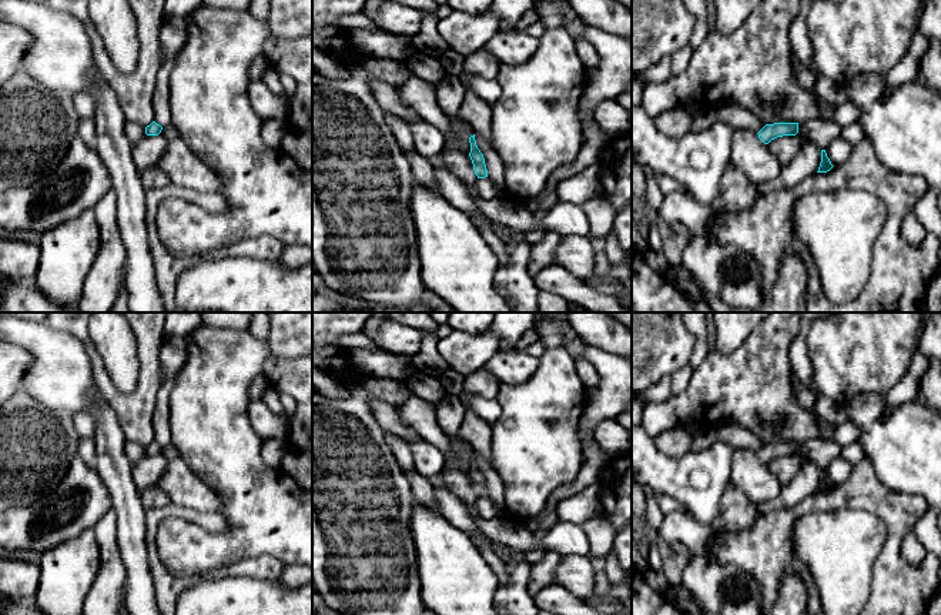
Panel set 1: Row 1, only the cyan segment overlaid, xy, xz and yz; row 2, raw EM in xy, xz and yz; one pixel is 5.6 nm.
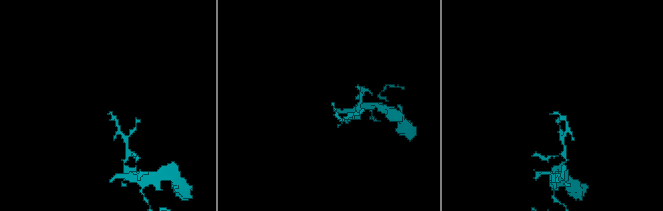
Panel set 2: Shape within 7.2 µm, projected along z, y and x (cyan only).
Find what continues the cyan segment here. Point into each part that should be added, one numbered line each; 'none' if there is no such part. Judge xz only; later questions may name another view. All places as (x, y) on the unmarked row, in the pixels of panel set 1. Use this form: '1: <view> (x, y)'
none

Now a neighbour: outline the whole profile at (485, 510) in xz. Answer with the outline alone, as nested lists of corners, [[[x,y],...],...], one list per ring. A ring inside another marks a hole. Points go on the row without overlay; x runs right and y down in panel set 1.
[[[488,497],[476,499],[475,511],[480,519],[498,518],[498,509]]]

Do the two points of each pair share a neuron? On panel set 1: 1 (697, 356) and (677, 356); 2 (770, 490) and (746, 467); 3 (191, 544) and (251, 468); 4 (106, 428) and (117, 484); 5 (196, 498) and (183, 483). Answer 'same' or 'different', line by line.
1: different
2: same
3: same
4: same
5: same

